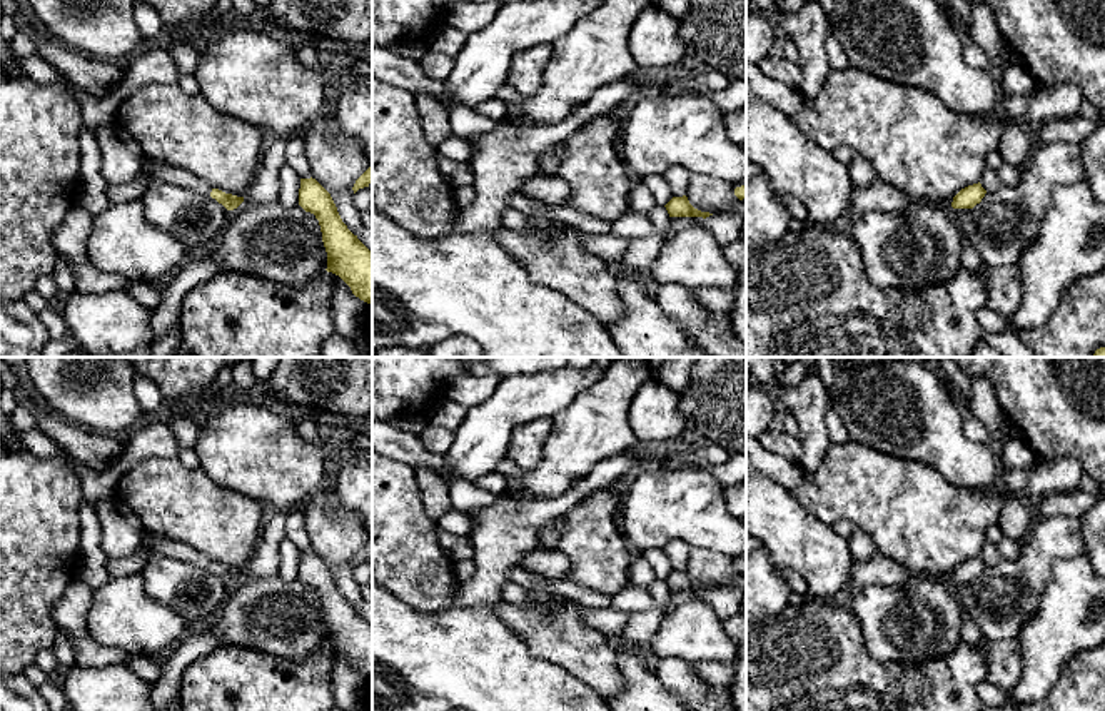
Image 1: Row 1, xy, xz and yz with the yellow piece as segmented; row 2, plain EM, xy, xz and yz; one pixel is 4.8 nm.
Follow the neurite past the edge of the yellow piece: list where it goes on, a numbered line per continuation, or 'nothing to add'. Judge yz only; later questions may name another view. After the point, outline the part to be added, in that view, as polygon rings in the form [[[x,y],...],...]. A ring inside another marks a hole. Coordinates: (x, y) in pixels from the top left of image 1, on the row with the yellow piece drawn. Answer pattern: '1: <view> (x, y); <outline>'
nothing to add

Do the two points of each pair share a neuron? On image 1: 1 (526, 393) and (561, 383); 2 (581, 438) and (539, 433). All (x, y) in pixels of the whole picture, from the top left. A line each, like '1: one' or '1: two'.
1: one
2: two

